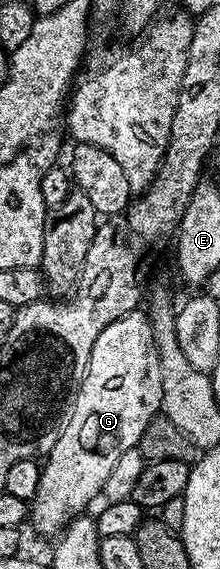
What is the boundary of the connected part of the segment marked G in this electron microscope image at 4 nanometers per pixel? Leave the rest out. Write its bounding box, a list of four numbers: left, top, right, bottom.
[31,311,162,534]

